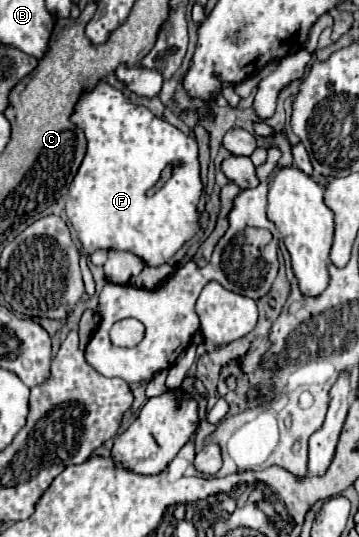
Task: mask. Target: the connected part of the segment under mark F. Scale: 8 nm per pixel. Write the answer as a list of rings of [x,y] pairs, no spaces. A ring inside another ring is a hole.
[[[99,81],[91,93],[85,93],[85,97],[81,97],[75,113],[71,115],[71,121],[87,137],[87,155],[71,183],[67,199],[67,217],[77,231],[83,249],[87,253],[93,253],[95,249],[119,249],[135,253],[145,261],[145,265],[163,265],[197,229],[197,201],[201,197],[203,185],[199,179],[195,139],[183,135],[177,127],[155,117],[147,107],[129,103],[121,91],[115,91],[105,81]],[[171,161],[183,161],[183,165],[173,171],[163,187],[155,189],[161,179],[161,171]]]

